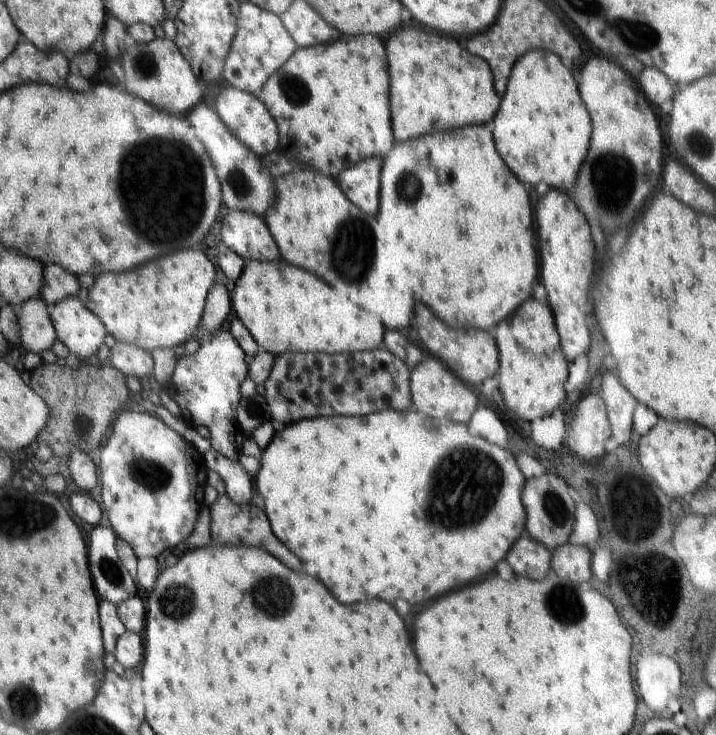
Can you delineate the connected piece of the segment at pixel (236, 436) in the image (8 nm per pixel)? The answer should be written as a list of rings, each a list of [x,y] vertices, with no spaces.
[[[218,329],[214,336],[201,342],[196,352],[179,356],[167,388],[170,398],[180,407],[181,419],[192,427],[202,425],[208,428],[211,447],[232,460],[240,459],[242,444],[250,436],[236,420],[236,409],[242,400],[240,384],[247,376],[248,359],[231,331]]]

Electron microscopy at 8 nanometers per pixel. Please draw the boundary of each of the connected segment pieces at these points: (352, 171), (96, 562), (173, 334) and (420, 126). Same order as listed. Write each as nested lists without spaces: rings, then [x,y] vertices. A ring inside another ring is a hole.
[[[370,157],[347,168],[335,180],[346,198],[373,218],[378,214],[380,170],[382,157]]]
[[[96,526],[90,534],[88,562],[90,576],[100,599],[110,604],[120,604],[130,596],[140,594],[135,579],[130,576],[116,552],[115,532]]]
[[[176,250],[146,262],[146,266],[135,267],[130,274],[100,273],[89,290],[87,307],[118,342],[134,344],[147,351],[174,350],[196,336],[216,273],[216,266],[204,251]]]
[[[406,28],[386,42],[390,72],[390,112],[396,143],[462,126],[491,124],[501,98],[494,92],[488,62],[472,56],[452,38]]]

